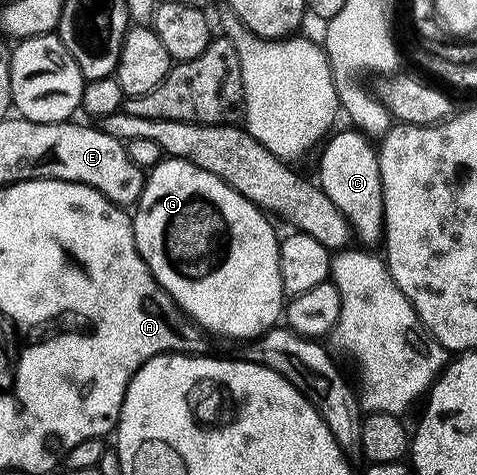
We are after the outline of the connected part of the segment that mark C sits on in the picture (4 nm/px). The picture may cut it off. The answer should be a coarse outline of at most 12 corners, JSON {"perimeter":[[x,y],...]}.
{"perimeter":[[337,130],[318,186],[365,248],[384,242],[380,152]]}

